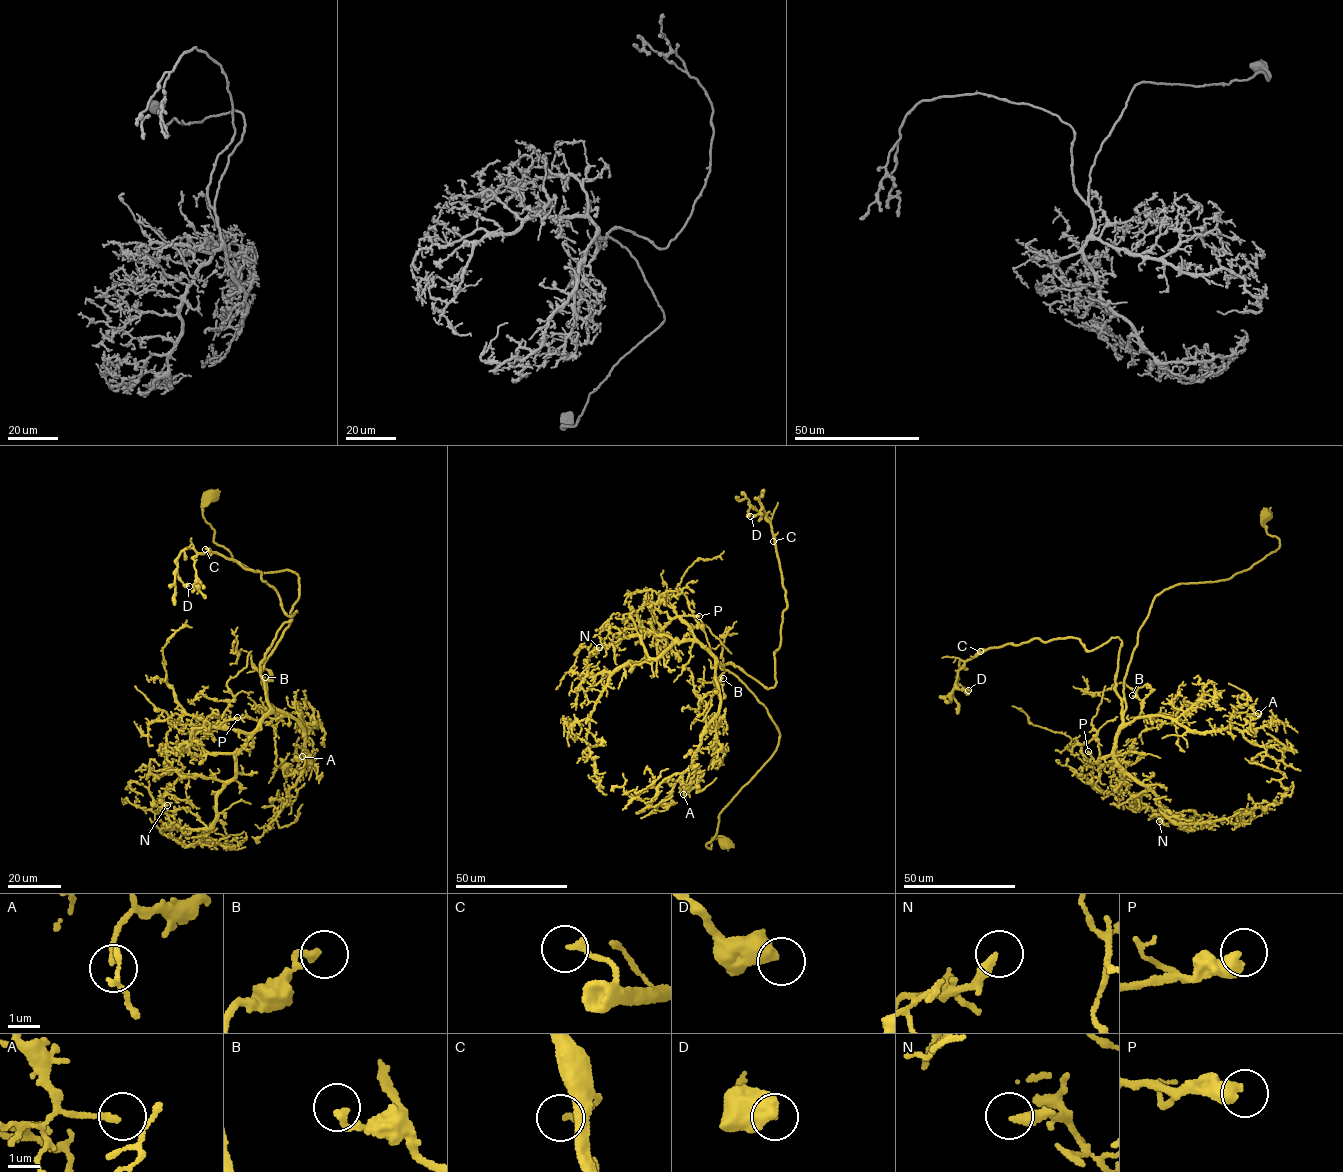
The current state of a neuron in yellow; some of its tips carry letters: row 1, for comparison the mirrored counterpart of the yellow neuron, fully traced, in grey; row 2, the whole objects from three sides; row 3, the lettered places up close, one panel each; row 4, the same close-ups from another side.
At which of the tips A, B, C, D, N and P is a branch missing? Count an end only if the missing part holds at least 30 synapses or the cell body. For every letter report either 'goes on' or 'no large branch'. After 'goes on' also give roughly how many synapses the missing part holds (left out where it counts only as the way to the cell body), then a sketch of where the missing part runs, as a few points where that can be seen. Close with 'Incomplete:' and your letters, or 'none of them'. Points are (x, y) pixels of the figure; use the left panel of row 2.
A: no large branch
B: no large branch
C: no large branch
D: no large branch
N: goes on; about 40 synapses; missing branch runs (167, 805), (173, 794), (172, 788)
P: goes on; about 45 synapses; missing branch runs (237, 717), (242, 715), (246, 718), (243, 702), (253, 688)
Incomplete: N, P

